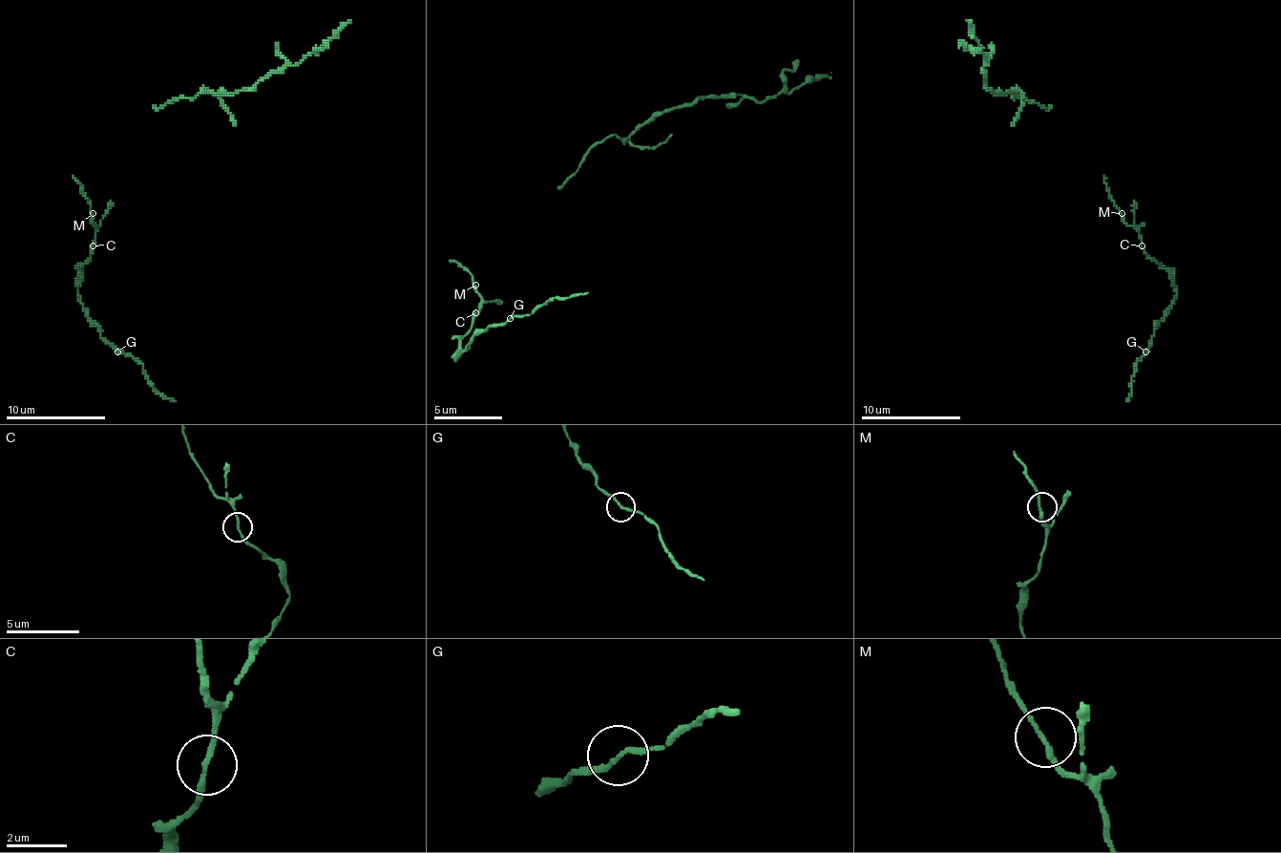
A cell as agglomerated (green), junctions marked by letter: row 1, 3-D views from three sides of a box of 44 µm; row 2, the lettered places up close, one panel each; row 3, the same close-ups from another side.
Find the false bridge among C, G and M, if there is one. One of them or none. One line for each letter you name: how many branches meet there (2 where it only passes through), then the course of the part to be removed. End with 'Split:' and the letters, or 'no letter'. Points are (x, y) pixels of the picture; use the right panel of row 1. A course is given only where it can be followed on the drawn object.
Split: no letter

